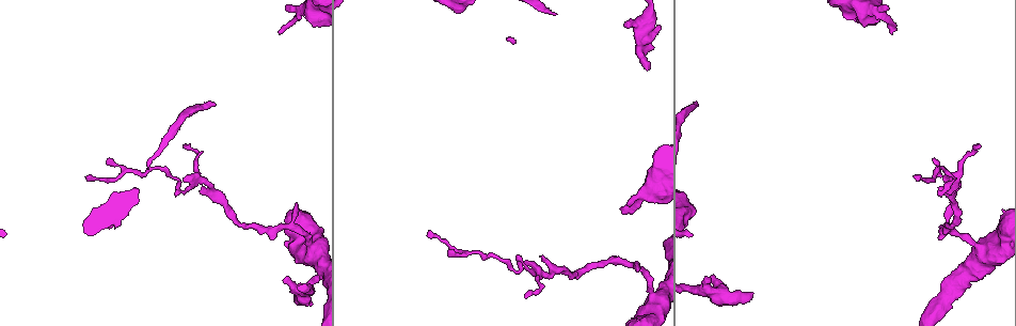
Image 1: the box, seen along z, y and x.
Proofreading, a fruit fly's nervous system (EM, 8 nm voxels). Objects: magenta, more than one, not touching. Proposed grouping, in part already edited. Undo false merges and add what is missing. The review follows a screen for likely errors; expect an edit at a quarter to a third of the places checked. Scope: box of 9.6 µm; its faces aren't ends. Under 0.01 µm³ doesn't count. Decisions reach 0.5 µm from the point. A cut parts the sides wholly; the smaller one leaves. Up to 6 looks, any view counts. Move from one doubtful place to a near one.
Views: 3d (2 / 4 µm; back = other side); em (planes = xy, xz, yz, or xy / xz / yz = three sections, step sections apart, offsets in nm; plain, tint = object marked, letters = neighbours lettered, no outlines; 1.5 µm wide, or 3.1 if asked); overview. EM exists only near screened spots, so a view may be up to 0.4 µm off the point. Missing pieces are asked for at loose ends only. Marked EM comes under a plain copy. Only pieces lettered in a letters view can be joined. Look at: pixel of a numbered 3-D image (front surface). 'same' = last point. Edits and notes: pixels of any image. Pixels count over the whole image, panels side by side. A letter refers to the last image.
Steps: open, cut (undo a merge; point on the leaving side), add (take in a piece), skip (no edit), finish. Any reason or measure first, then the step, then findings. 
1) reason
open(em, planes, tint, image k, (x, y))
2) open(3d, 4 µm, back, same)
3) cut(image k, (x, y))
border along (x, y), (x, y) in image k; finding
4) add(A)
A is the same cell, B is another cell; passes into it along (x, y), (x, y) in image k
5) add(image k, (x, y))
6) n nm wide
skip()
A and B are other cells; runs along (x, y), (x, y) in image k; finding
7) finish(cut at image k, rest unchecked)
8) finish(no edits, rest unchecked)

sharp bend
open(em, planes, letters, image 1, (539, 274))

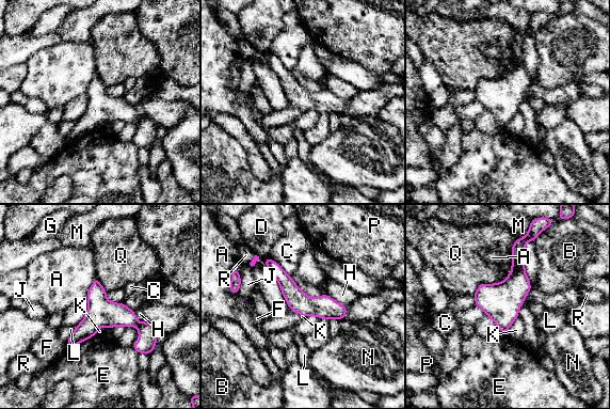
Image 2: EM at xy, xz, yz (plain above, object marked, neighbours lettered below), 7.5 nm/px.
Q touches over 550 nm
skip()
A, B, C, D, E, F, G, H, J, K, L, M, N, P, Q and R are other cells; runs along (268, 261), (308, 307), (341, 315) in image 2; continuous, no second neuron

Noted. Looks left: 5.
calibre changes
open(em, planes, letters, image 1, (658, 301))

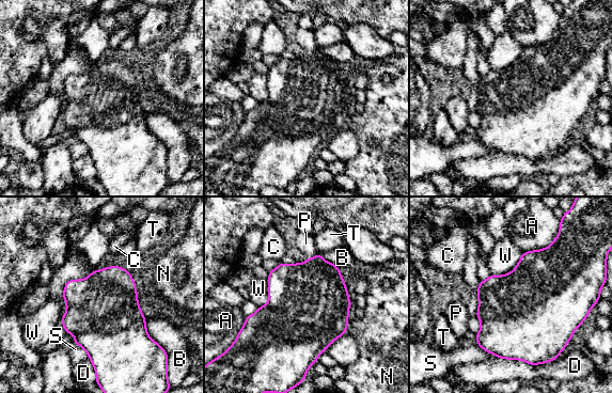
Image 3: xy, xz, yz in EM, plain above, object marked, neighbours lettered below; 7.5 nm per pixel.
600 nm wide
skip()
A, B, C, D, N, P, S, T and W are other cells; border along (522, 253), (512, 270), (491, 274) in image 3; one neuron here

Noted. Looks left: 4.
thick end
open(3d, 2 µm, image 1, (652, 47))

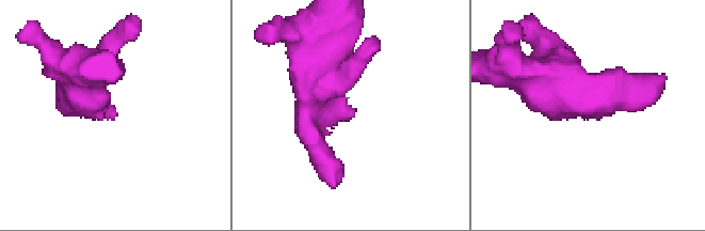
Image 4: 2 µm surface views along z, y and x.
open(em, 3.1 µm, planes, letters, image 4, (113, 115))

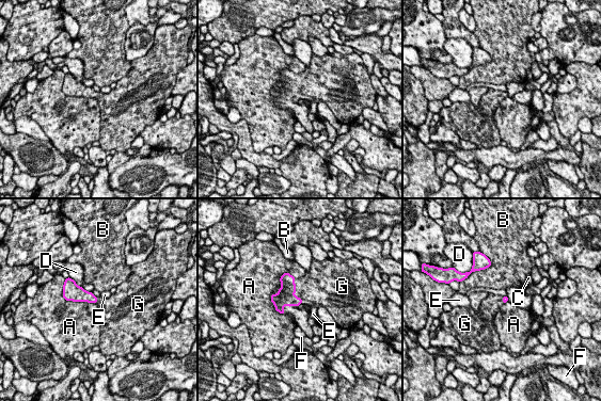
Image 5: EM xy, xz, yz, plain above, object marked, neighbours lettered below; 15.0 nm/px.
add(G)
G is the same cell, A, B, C, D, E and F are other cells; passes into it along (285, 295), (295, 290), (311, 287) in image 5; it goes on there

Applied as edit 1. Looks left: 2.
finish(add at image 5, rest unchecked)

